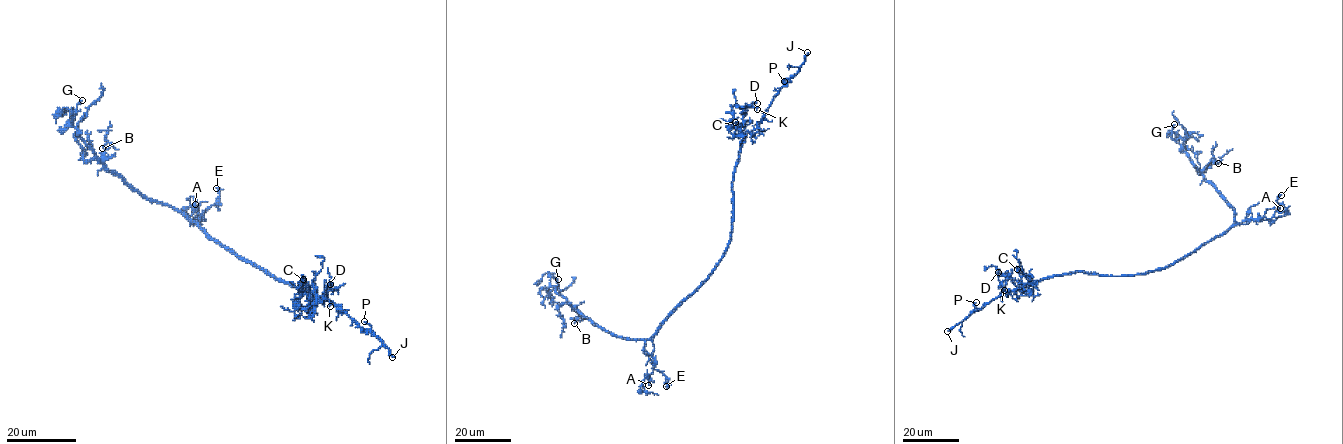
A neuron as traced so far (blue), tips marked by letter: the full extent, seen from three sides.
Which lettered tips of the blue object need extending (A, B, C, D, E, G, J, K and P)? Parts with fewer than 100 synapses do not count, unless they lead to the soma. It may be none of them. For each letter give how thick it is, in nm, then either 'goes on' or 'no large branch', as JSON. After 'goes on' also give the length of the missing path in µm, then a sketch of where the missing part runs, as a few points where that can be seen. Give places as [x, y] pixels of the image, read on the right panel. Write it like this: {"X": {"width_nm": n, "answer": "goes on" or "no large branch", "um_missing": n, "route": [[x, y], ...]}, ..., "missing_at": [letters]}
{"A": {"width_nm": 150, "answer": "no large branch"}, "B": {"width_nm": 150, "answer": "no large branch"}, "C": {"width_nm": 220, "answer": "no large branch"}, "D": {"width_nm": 120, "answer": "no large branch"}, "E": {"width_nm": 190, "answer": "no large branch"}, "G": {"width_nm": 180, "answer": "no large branch"}, "J": {"width_nm": 260, "answer": "goes on", "um_missing": 50, "route": [[947, 331], [940, 344], [945, 355], [942, 357], [933, 360], [929, 357], [926, 351], [930, 349], [928, 342]]}, "K": {"width_nm": 170, "answer": "no large branch"}, "P": {"width_nm": 130, "answer": "no large branch"}, "missing_at": ["J"]}

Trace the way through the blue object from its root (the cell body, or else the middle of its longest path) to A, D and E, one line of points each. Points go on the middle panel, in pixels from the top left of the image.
A: (706, 278), (652, 338), (654, 366), (648, 385)
D: (706, 278), (722, 257), (730, 237), (732, 179), (744, 136), (742, 118), (745, 109), (757, 103)
E: (706, 278), (652, 338), (654, 368), (666, 378), (666, 386)

